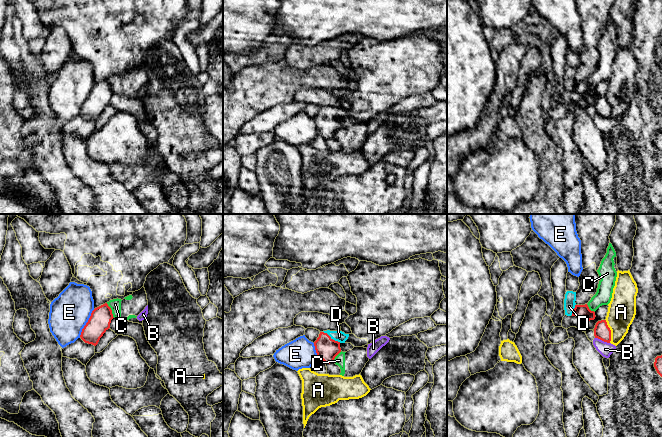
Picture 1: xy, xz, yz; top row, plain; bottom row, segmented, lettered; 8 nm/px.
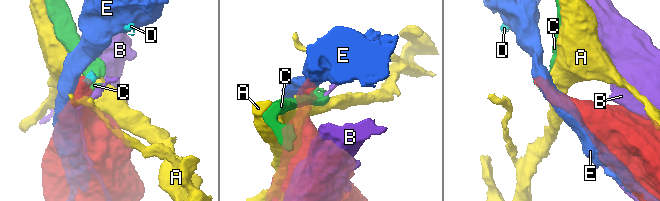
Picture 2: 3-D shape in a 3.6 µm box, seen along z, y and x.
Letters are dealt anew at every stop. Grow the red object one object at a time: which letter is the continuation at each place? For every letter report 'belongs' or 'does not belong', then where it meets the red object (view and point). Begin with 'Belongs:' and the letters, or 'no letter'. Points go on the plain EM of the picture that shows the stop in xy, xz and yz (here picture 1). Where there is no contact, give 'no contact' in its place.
Belongs: D
A: does not belong; contact yz (610, 107)
B: does not belong; contact yz (602, 116)
C: does not belong; contact xy (111, 86)
D: belongs; contact xz (332, 115)
E: does not belong; contact xy (86, 99)

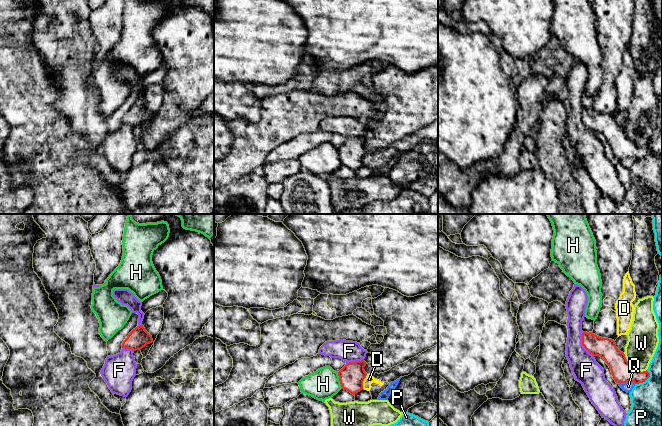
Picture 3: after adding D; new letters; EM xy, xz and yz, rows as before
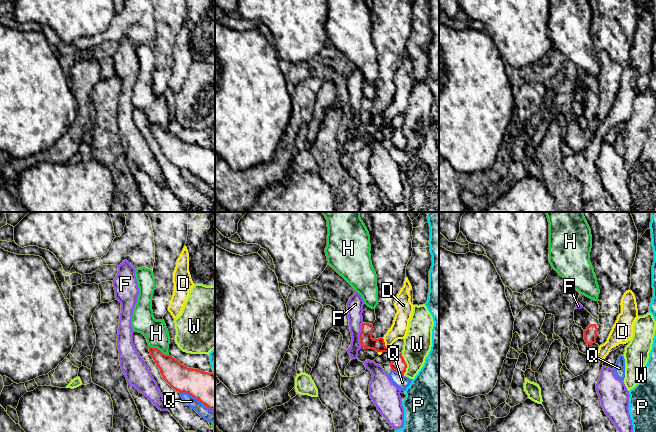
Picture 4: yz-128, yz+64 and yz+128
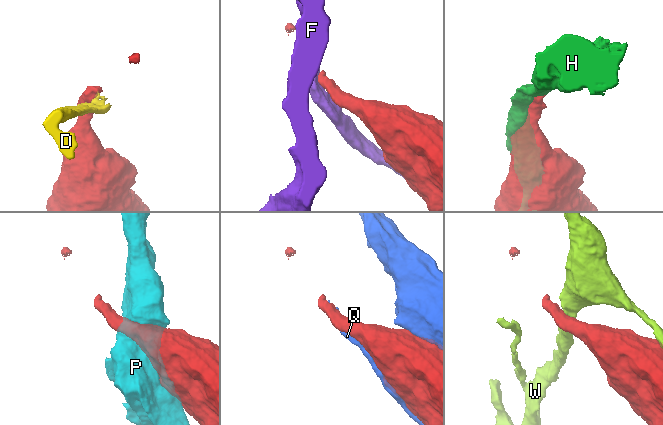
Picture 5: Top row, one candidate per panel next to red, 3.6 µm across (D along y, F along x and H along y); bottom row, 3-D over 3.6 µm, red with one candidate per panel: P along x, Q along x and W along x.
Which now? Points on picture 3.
Belongs: no letter
D: does not belong; contact xz (363, 156)
F: does not belong; contact yz (582, 120)
H: does not belong; contact xz (339, 156)
P: does not belong; contact yz (643, 157)
Q: does not belong; contact yz (627, 157)
W: does not belong; contact yz (632, 141)

